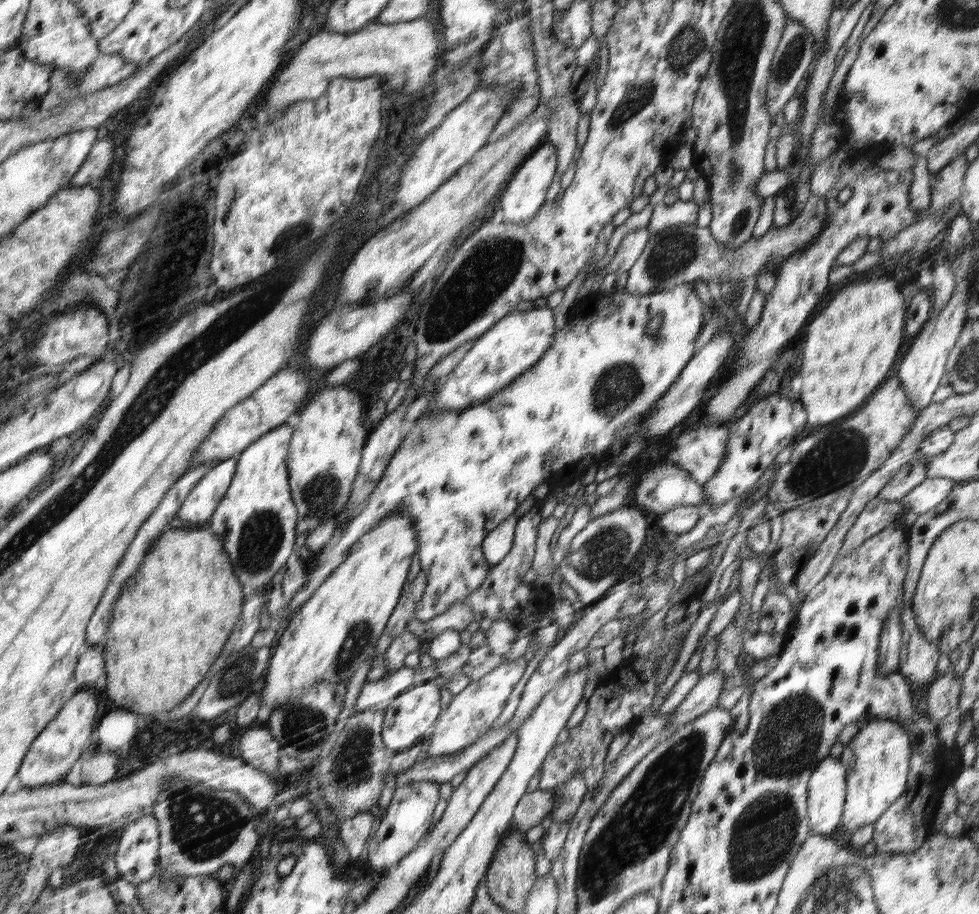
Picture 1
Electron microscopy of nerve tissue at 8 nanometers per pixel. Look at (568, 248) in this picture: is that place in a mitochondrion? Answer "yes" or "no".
no

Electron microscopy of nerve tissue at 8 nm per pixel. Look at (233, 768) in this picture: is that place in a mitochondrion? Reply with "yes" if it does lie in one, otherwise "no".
no

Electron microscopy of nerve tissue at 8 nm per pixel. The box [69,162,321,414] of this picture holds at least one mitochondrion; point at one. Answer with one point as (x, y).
(286, 241)

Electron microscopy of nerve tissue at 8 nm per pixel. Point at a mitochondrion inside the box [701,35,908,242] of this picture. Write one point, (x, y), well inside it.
(741, 221)

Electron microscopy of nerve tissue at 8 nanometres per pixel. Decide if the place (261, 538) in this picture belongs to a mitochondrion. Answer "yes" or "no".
yes

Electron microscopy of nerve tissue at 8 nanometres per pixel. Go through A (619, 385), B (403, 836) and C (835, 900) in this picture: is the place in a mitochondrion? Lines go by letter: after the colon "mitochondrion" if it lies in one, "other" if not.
A: mitochondrion
B: other
C: mitochondrion

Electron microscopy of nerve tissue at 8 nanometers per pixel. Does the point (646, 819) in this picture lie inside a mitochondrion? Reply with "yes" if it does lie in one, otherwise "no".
yes

